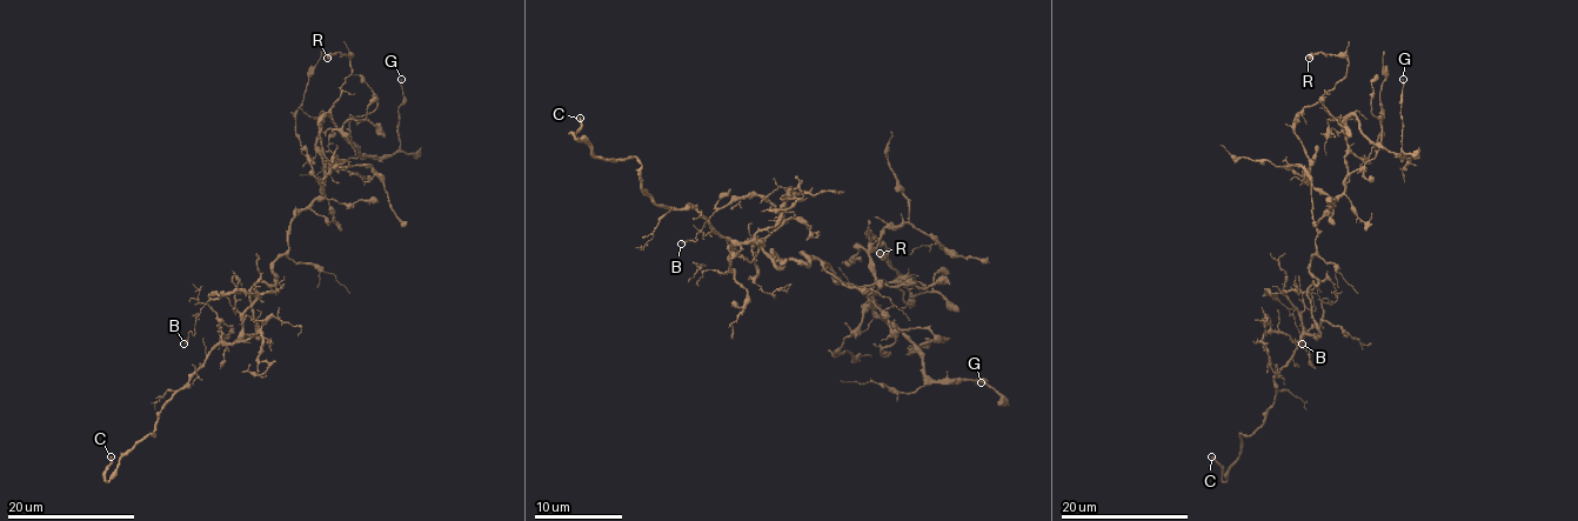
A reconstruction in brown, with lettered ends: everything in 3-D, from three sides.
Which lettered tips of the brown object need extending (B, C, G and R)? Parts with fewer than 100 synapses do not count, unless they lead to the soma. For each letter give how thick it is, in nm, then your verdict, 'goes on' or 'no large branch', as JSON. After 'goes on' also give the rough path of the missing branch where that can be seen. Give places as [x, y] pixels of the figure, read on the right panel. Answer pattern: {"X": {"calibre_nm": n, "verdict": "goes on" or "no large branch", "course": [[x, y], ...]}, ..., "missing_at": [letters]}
{"B": {"calibre_nm": 130, "verdict": "no large branch"}, "C": {"calibre_nm": 240, "verdict": "goes on"}, "G": {"calibre_nm": 100, "verdict": "no large branch"}, "R": {"calibre_nm": 480, "verdict": "no large branch"}, "missing_at": ["C"]}

